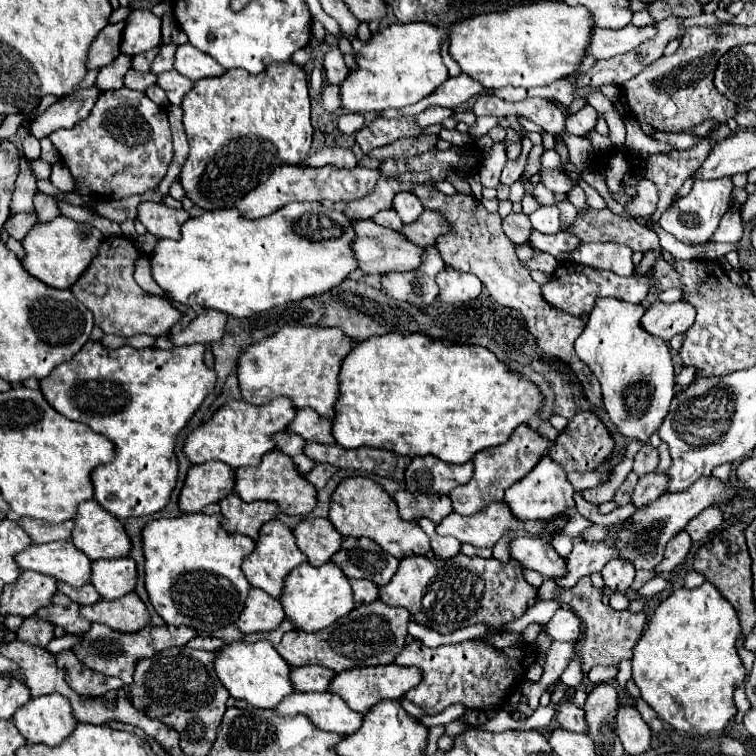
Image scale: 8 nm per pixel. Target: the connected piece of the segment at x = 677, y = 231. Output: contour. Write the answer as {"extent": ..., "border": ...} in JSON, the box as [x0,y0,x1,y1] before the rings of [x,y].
{"extent":[659,178,733,244],"border":[[[717,178],[717,180],[703,180],[703,182],[695,182],[693,190],[679,198],[675,202],[675,206],[671,204],[669,210],[661,216],[659,224],[665,232],[673,234],[677,240],[685,242],[685,244],[705,244],[709,242],[709,238],[713,236],[713,232],[719,226],[721,216],[729,210],[729,196],[731,196],[733,184],[731,178]]]}

